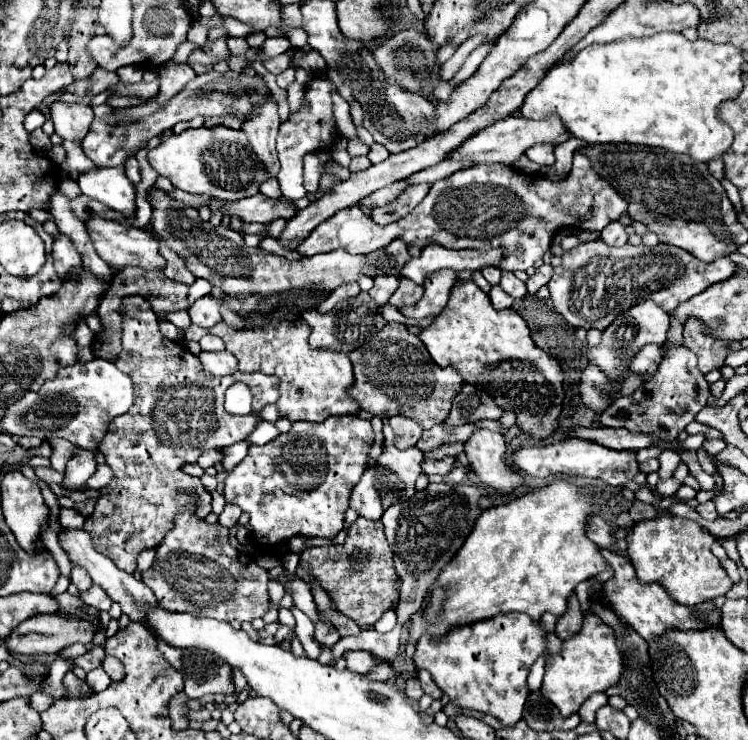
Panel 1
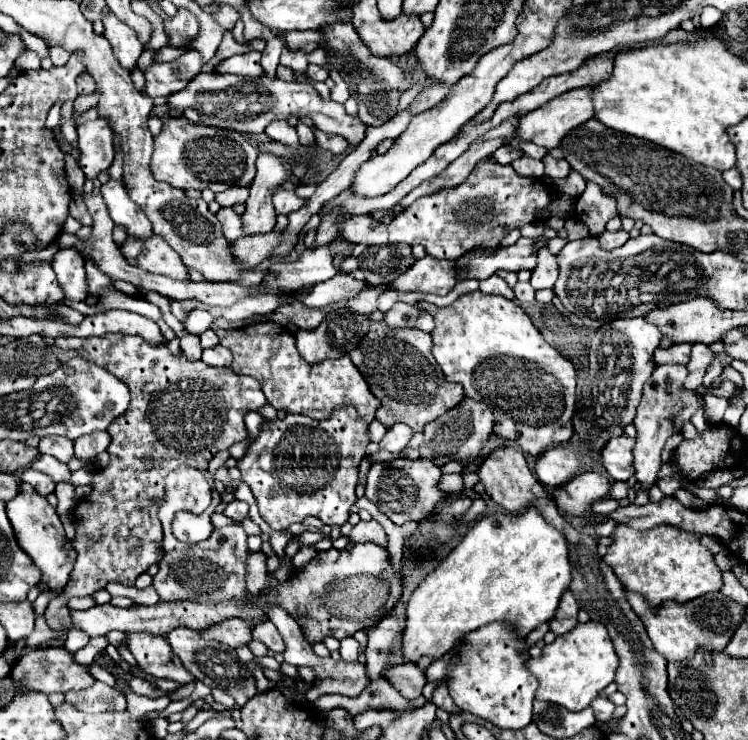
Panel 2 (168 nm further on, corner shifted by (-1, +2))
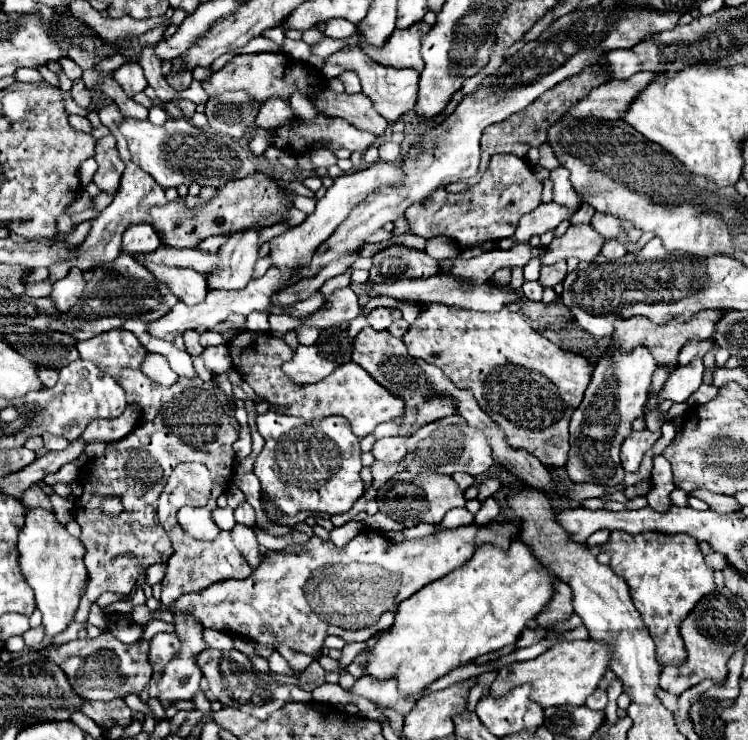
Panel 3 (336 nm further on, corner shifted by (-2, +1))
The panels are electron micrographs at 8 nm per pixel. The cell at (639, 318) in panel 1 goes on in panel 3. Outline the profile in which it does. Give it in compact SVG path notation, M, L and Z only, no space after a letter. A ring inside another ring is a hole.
M609 338L607 352L595 364L585 396L571 416L571 450L565 468L573 482L591 482L601 486L617 486L623 482L625 472L621 468L619 448L631 432L631 422L643 414L655 368L655 358L647 348L635 346L631 352L619 352L617 340Z

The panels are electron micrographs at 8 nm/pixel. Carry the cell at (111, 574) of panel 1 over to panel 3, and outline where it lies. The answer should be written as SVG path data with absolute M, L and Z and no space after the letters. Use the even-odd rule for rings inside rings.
M203 650L197 656L197 664L203 672L203 676L209 680L211 692L219 698L221 704L225 706L245 706L245 704L253 704L253 716L257 716L259 720L269 718L275 710L279 710L283 704L287 702L309 702L311 692L305 692L297 686L291 684L279 684L275 682L269 674L257 672L251 664L251 660L241 654L239 650ZM235 702L245 702L245 704L235 704Z

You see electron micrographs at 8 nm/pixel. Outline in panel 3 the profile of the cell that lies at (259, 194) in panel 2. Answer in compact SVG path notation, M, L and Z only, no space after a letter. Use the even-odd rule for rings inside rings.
M259 228L231 234L219 248L221 266L211 272L209 288L245 288L253 278L253 266L259 258Z

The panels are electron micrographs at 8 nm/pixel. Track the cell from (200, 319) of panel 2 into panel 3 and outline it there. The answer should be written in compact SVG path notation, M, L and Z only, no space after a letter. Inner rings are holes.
M187 330L183 334L183 340L185 340L185 350L191 354L191 356L197 356L203 352L203 346L199 344L199 332L195 330Z

